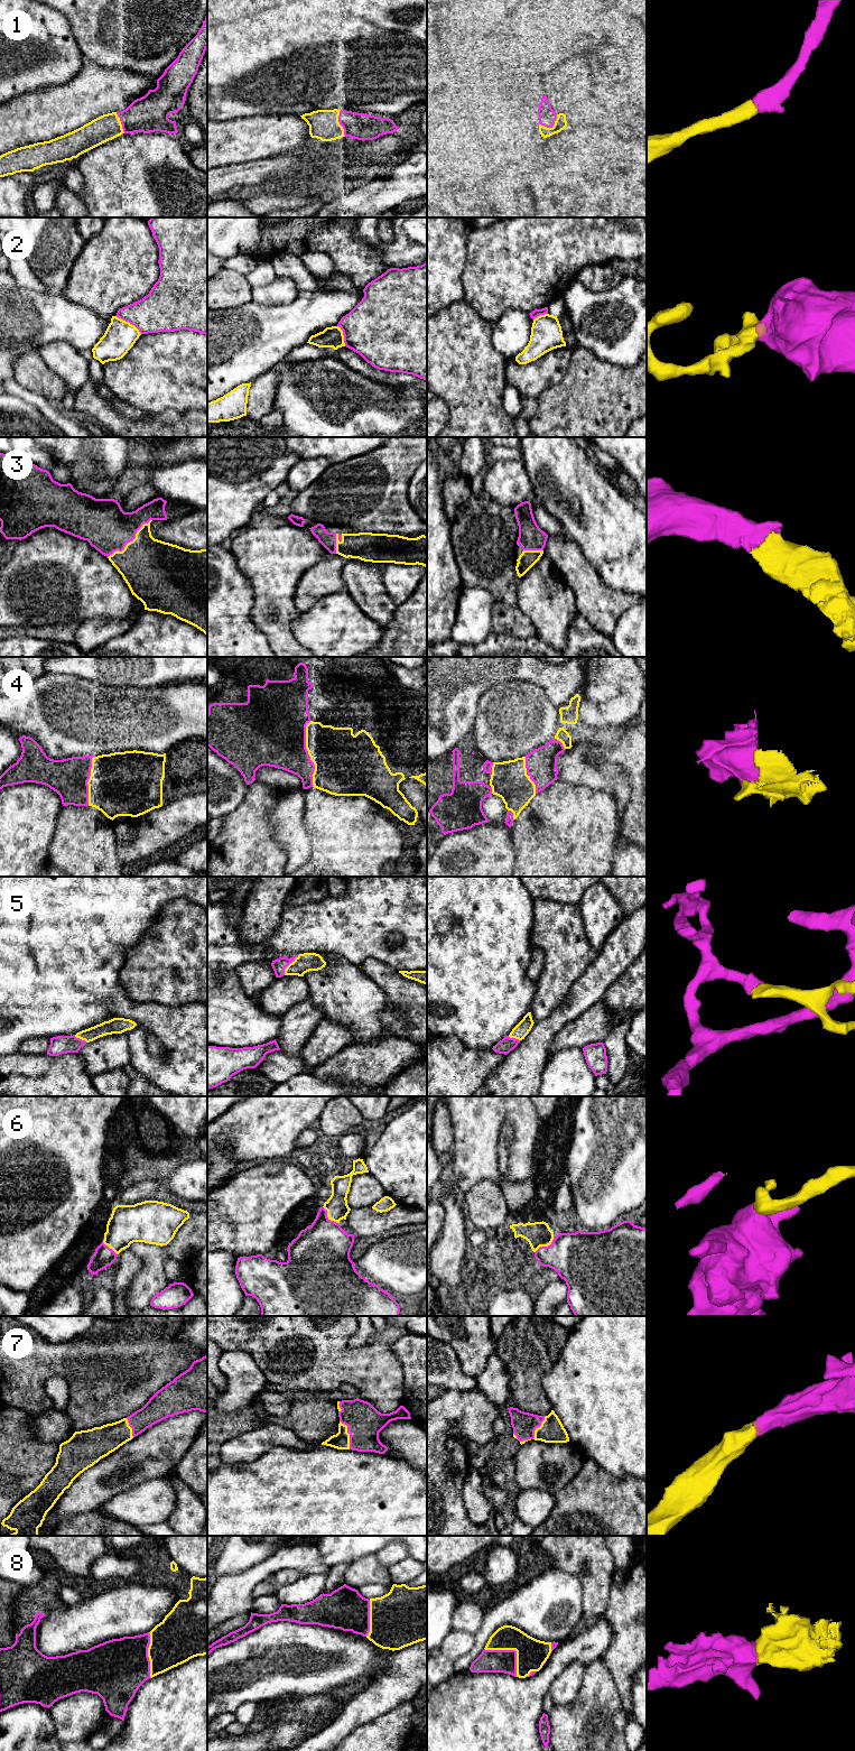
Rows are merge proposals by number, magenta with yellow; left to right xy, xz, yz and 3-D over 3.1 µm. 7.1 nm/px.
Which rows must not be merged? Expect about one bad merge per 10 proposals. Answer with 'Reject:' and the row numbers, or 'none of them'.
Reject: 2

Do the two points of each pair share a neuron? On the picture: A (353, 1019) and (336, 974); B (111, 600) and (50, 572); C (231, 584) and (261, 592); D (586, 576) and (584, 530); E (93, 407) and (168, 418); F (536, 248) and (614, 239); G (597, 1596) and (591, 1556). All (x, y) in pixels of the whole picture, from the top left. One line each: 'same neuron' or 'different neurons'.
A: same neuron
B: same neuron
C: different neurons
D: different neurons
E: same neuron
F: same neuron
G: same neuron

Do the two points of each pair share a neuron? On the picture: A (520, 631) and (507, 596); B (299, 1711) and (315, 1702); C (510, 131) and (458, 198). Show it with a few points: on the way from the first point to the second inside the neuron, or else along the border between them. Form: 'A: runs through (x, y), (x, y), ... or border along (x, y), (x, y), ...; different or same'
A: runs through (513, 622), (507, 615), (507, 605); same
B: runs through (303, 1711), (306, 1711), (312, 1705); same
C: border along (470, 184), (451, 183), (443, 192); different

